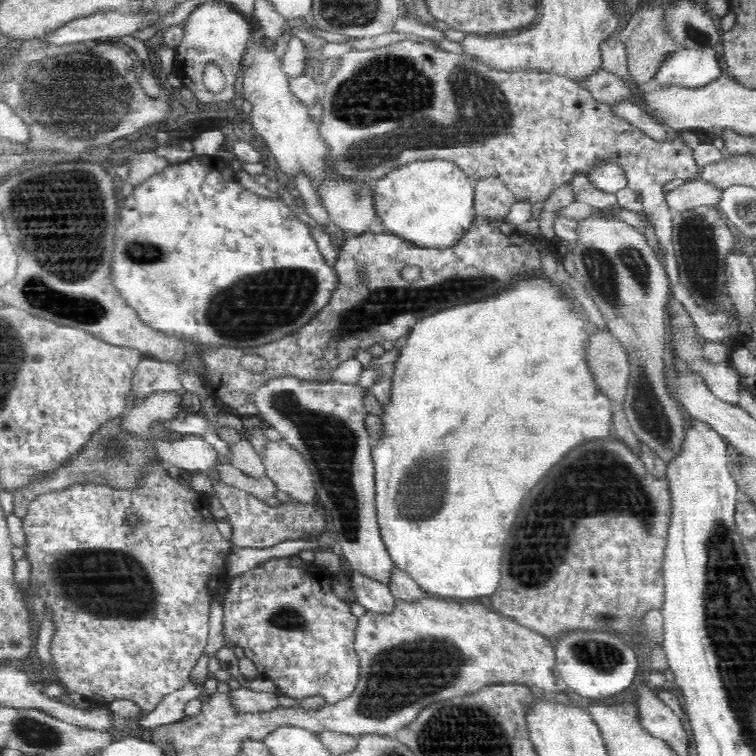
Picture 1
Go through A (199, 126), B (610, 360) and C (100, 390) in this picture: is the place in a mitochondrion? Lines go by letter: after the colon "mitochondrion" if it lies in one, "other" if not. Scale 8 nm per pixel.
A: other
B: mitochondrion
C: other

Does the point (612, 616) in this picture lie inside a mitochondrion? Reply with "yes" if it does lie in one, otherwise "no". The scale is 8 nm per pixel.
yes

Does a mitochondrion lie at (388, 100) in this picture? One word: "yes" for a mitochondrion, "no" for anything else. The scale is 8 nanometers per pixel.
yes

